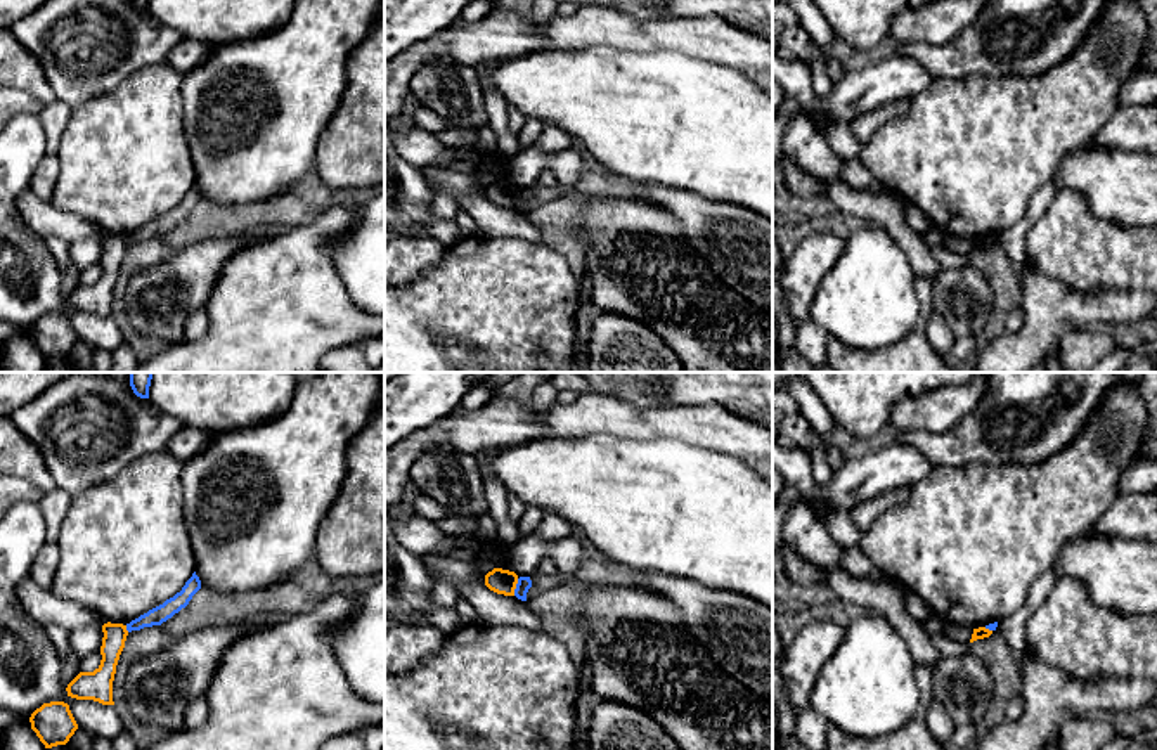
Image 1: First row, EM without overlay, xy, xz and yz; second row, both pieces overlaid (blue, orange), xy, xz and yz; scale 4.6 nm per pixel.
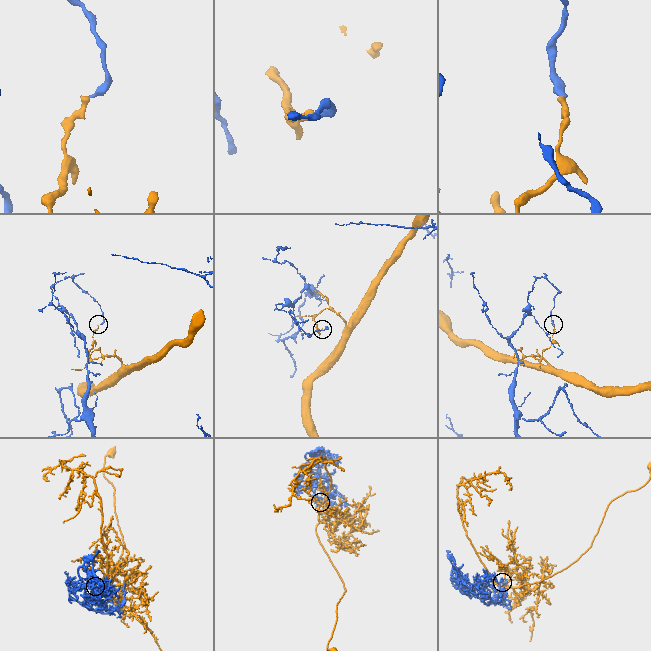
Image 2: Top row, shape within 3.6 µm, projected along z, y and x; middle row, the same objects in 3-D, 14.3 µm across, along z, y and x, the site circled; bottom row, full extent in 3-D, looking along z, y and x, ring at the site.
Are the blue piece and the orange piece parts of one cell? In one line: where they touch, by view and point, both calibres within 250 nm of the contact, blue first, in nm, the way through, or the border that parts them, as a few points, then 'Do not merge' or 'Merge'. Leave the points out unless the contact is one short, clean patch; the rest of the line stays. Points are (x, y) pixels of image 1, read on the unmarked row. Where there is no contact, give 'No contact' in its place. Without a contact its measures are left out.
Touches blue at xz (517, 200). Thickness 70 nm (blue) against 120 nm. Boundary: xz (518, 191), (513, 206). Do not merge

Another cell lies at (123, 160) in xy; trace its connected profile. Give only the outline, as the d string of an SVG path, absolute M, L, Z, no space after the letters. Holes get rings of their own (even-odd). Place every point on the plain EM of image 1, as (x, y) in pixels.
M170 64L147 66L113 92L71 109L61 135L59 175L52 204L111 236L130 236L182 203L196 184L184 133L184 73Z

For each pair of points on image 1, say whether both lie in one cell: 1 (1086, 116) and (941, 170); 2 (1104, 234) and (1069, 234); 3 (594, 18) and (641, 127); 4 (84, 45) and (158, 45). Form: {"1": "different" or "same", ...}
{"1": "same", "2": "same", "3": "different", "4": "same"}

